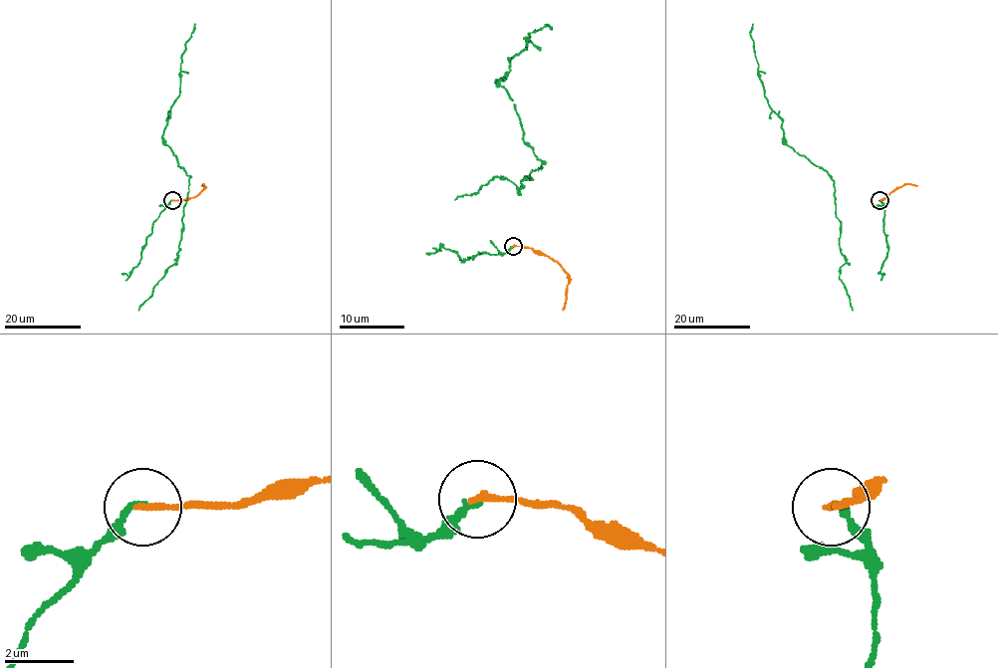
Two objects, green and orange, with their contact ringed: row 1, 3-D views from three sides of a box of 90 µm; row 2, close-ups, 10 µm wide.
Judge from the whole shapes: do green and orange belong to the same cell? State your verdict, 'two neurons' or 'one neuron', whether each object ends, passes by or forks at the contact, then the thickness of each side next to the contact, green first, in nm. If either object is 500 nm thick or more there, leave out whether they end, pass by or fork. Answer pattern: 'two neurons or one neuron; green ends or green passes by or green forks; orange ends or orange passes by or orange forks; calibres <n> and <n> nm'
one neuron; green ends; orange ends; calibres 190 and 180 nm

